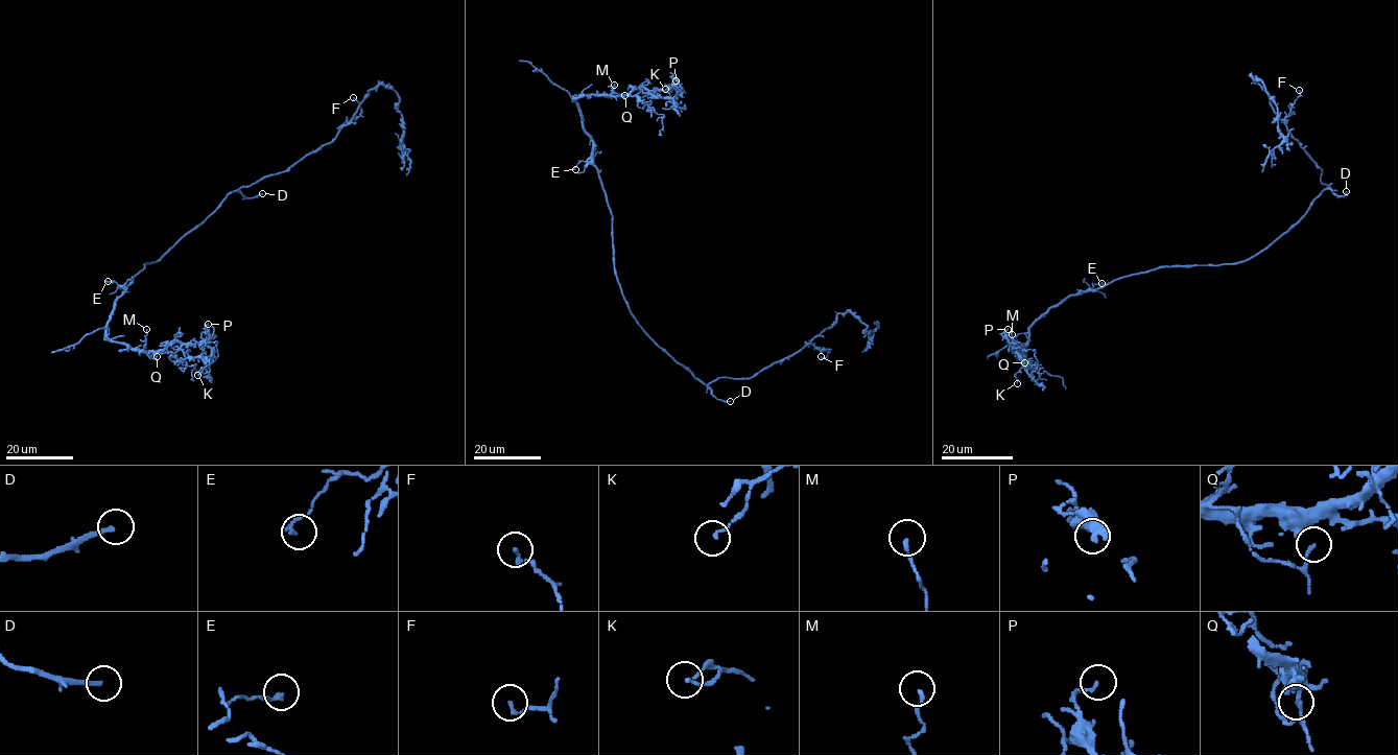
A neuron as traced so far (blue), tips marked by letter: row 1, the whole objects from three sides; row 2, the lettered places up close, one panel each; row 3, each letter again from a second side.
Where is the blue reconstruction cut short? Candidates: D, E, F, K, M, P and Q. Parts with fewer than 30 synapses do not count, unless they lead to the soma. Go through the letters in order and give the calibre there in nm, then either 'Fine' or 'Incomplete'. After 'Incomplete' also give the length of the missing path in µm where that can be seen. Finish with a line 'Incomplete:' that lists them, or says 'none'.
D: Thickness 170 nm. Incomplete. Missing length about 40 µm
E: Thickness 130 nm. Fine
F: Thickness 140 nm. Fine
K: Thickness 110 nm. Fine
M: Thickness 140 nm. Fine
P: Thickness 110 nm. Fine
Q: Thickness 110 nm. Fine
Incomplete: D

